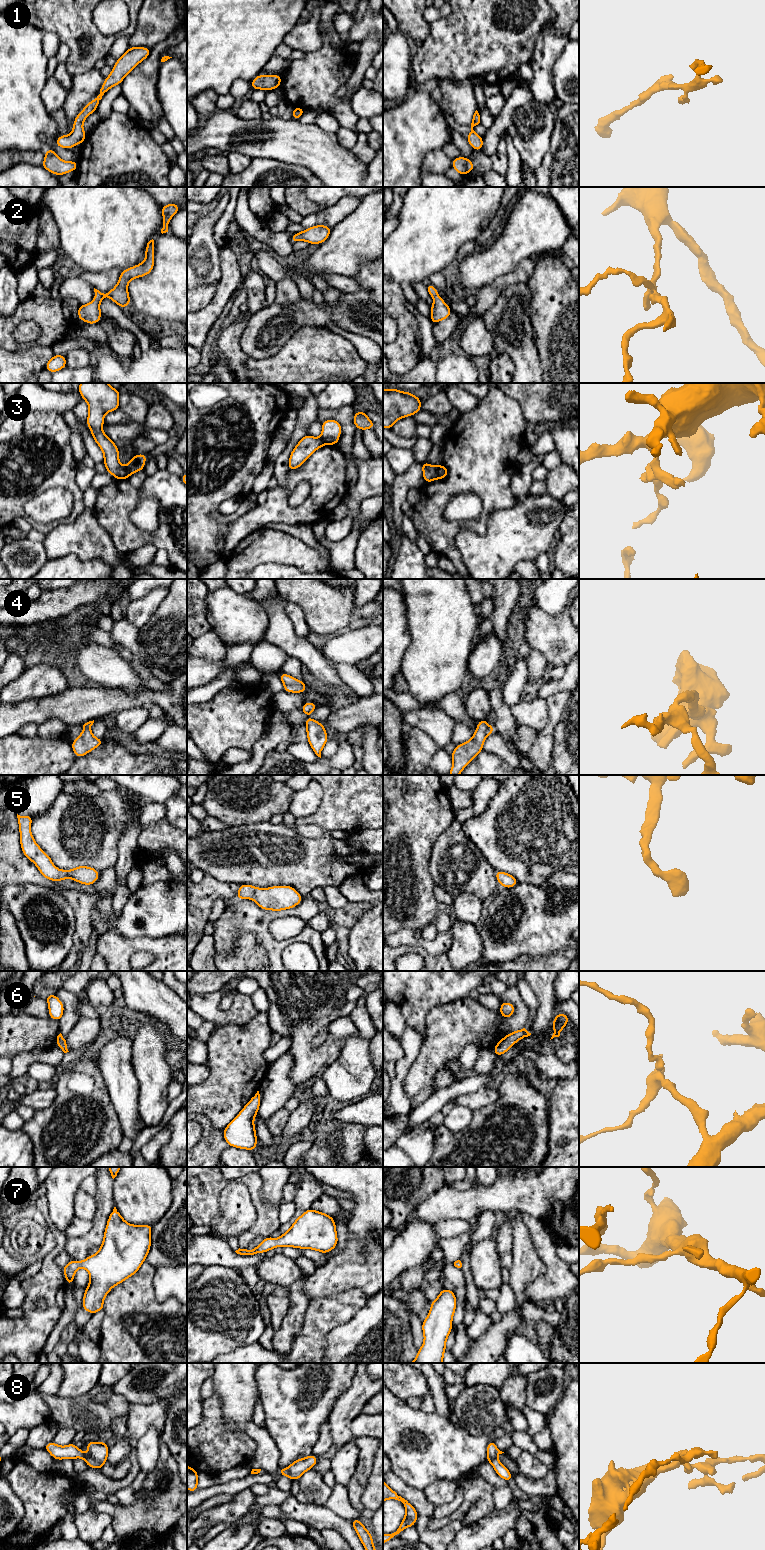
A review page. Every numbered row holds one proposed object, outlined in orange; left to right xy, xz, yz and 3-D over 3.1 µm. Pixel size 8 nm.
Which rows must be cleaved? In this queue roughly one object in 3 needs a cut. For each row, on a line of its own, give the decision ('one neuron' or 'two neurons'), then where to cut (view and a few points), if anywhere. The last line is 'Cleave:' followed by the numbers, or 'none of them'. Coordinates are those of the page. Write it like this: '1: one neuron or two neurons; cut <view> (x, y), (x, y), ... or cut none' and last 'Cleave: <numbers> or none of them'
1: one neuron; cut none
2: one neuron; cut none
3: two neurons; cut yz (439, 466), (437, 478)
4: one neuron; cut none
5: one neuron; cut none
6: one neuron; cut none
7: one neuron; cut none
8: two neurons; cut xz (287, 1468), (293, 1480)
Cleave: 3, 8

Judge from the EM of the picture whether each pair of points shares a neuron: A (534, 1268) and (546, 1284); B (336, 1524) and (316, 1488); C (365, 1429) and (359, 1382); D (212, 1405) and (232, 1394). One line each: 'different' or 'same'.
A: different
B: different
C: different
D: different

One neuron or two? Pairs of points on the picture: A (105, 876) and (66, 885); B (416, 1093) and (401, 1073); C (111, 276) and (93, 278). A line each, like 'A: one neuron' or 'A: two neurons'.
A: one neuron
B: two neurons
C: one neuron

